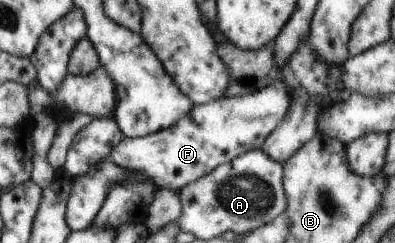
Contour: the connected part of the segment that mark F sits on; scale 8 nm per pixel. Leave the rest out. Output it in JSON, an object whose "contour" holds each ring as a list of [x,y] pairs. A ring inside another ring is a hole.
{"contour":[[[277,79],[261,91],[231,99],[215,99],[207,105],[197,105],[189,115],[167,131],[139,138],[123,139],[114,147],[109,159],[122,168],[149,176],[159,188],[178,192],[183,186],[211,173],[219,165],[230,162],[245,152],[261,149],[271,131],[287,115],[292,103],[290,91]]]}

